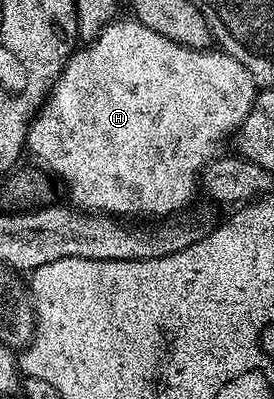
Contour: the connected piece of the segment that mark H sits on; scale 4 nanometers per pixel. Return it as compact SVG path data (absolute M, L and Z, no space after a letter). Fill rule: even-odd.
M136 20L122 21L109 22L100 32L100 36L96 36L93 42L85 43L81 48L75 49L74 53L66 59L62 75L54 82L49 96L46 97L46 101L30 124L30 130L26 134L26 150L34 157L33 165L37 169L55 179L58 177L66 185L66 190L70 193L68 202L71 207L96 214L109 214L119 220L135 220L134 218L166 220L177 215L174 214L177 210L184 209L194 197L199 196L199 178L202 170L223 153L222 145L225 144L226 137L229 134L231 137L248 116L248 112L254 106L256 83L248 68L244 68L244 64L240 64L233 56L221 49L189 50L187 46L168 40L168 36L160 36L160 32L152 32L152 28Z

